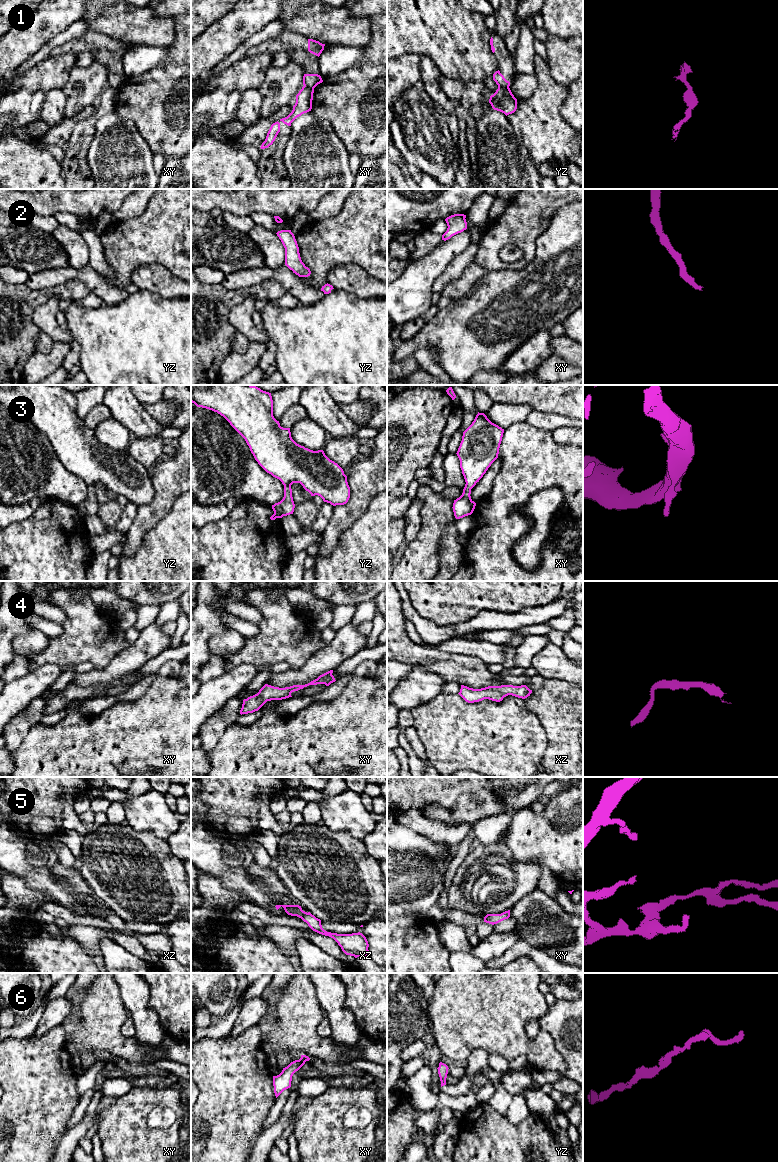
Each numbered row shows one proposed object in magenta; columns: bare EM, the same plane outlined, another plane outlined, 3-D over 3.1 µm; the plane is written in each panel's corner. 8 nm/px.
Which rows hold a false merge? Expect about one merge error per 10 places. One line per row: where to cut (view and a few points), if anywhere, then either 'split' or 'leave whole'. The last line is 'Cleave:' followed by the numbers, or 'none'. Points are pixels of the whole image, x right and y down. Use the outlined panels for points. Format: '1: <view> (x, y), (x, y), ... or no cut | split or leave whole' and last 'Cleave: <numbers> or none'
1: yz (498, 86), (508, 88) | split
2: no cut | leave whole
3: no cut | leave whole
4: no cut | leave whole
5: no cut | leave whole
6: no cut | leave whole
Cleave: 1

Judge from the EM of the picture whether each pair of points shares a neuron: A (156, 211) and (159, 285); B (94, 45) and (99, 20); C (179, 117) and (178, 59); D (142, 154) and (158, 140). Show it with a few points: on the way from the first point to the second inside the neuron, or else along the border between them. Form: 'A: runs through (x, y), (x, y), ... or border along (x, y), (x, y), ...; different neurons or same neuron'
A: border along (135, 269), (145, 264), (161, 264), (178, 277); different neurons
B: border along (90, 29), (108, 34), (112, 38), (119, 40); different neurons
C: runs through (179, 103), (176, 96), (178, 73); same neuron
D: border along (136, 127), (153, 153); different neurons

